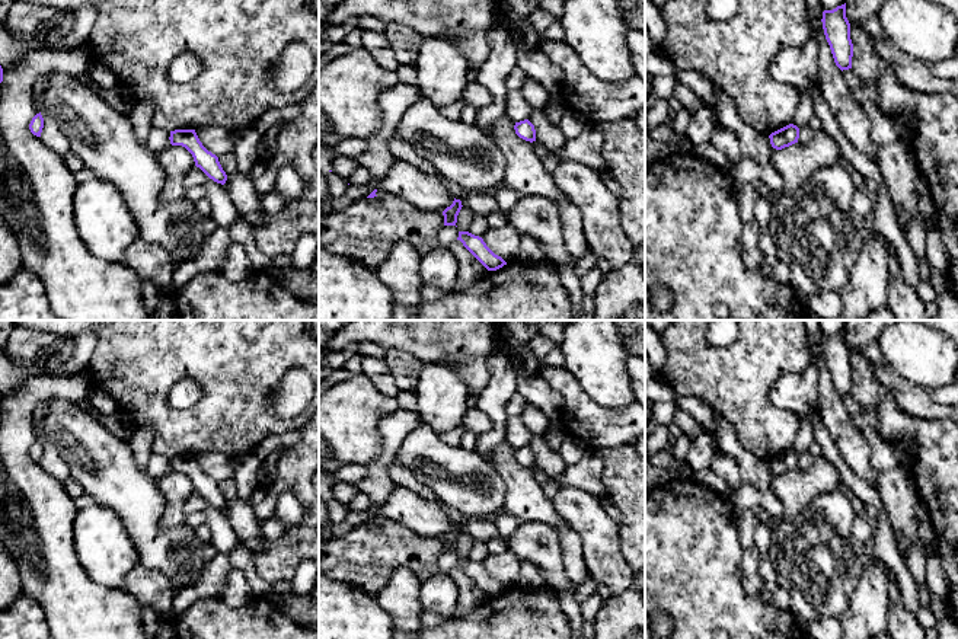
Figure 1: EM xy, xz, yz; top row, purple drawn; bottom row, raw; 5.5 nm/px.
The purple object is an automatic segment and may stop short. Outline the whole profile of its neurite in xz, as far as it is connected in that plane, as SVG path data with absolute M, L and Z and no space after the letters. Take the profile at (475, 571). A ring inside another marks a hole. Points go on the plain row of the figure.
M459 557L459 563L463 572L488 595L496 597L507 591L507 588L495 581L483 568L482 563L475 562L469 557Z

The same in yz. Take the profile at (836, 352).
M846 329L823 338L823 355L836 392L843 397L852 394L853 370L850 349L846 344Z

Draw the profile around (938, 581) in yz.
M933 552L926 560L926 579L933 595L948 598L951 582L936 552Z

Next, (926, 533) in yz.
M930 520L923 521L919 525L917 536L923 546L925 555L929 557L933 552L936 552L938 536Z

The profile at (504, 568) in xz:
M511 550L489 555L483 562L486 572L507 590L515 588L520 578L520 557Z

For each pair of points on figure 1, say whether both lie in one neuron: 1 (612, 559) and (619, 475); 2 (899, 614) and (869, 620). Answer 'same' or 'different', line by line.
1: different
2: different

